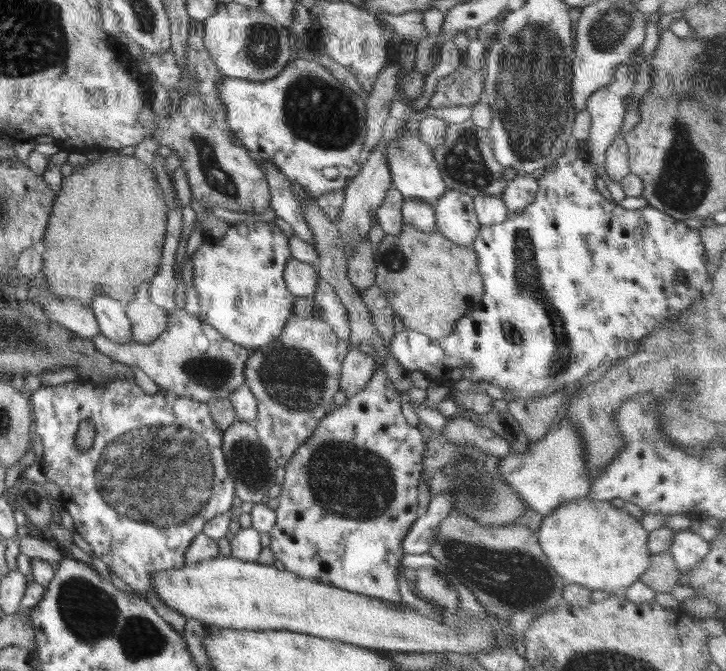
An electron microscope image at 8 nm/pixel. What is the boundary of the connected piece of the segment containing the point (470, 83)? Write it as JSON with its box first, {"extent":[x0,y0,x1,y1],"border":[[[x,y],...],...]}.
{"extent":[429,50,484,108],"border":[[[461,50],[461,65],[438,81],[429,100],[430,108],[474,106],[482,102],[484,68],[475,70],[467,66],[467,51]]]}

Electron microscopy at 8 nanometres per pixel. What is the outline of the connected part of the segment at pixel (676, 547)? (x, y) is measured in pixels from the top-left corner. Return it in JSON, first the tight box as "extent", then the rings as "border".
{"extent":[667,528,710,574],"border":[[[690,528],[676,531],[667,551],[675,560],[679,572],[686,574],[710,552],[710,543],[698,534],[696,528]]]}

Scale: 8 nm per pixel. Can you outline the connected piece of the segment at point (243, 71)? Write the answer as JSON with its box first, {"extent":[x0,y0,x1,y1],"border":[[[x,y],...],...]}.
{"extent":[203,3,291,81],"border":[[[223,3],[203,23],[205,49],[224,77],[265,81],[278,76],[291,61],[289,30],[260,9]]]}

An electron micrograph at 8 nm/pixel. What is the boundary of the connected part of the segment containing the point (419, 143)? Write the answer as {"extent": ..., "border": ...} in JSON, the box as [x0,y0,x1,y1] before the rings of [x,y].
{"extent":[385,126,448,205],"border":[[[410,126],[410,129],[404,129],[403,135],[394,139],[385,148],[385,155],[393,182],[392,187],[399,190],[404,199],[422,199],[434,205],[434,202],[444,194],[444,191],[448,190],[442,180],[433,150],[418,126]]]}

